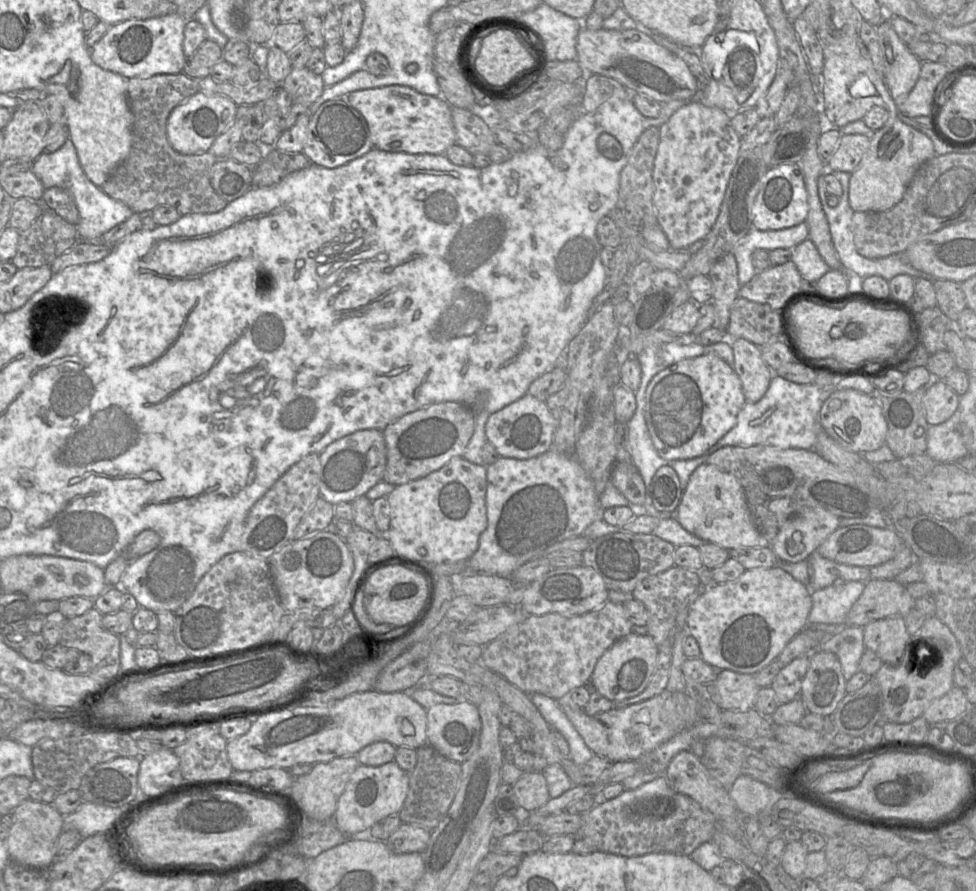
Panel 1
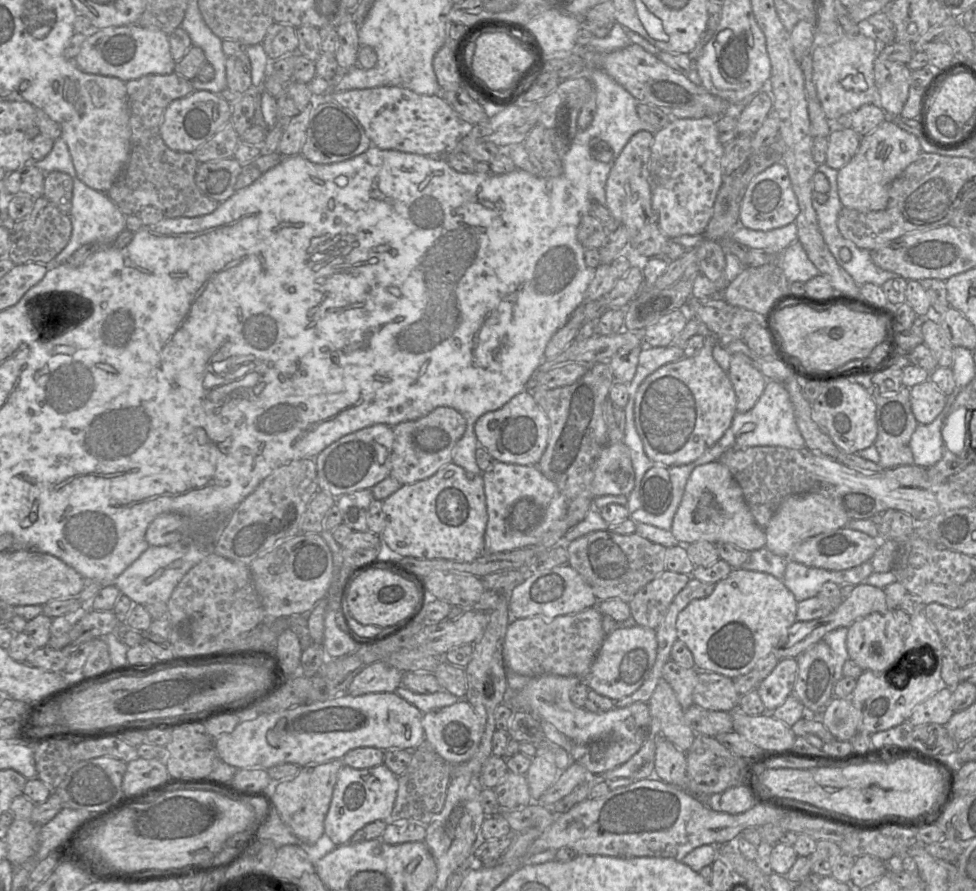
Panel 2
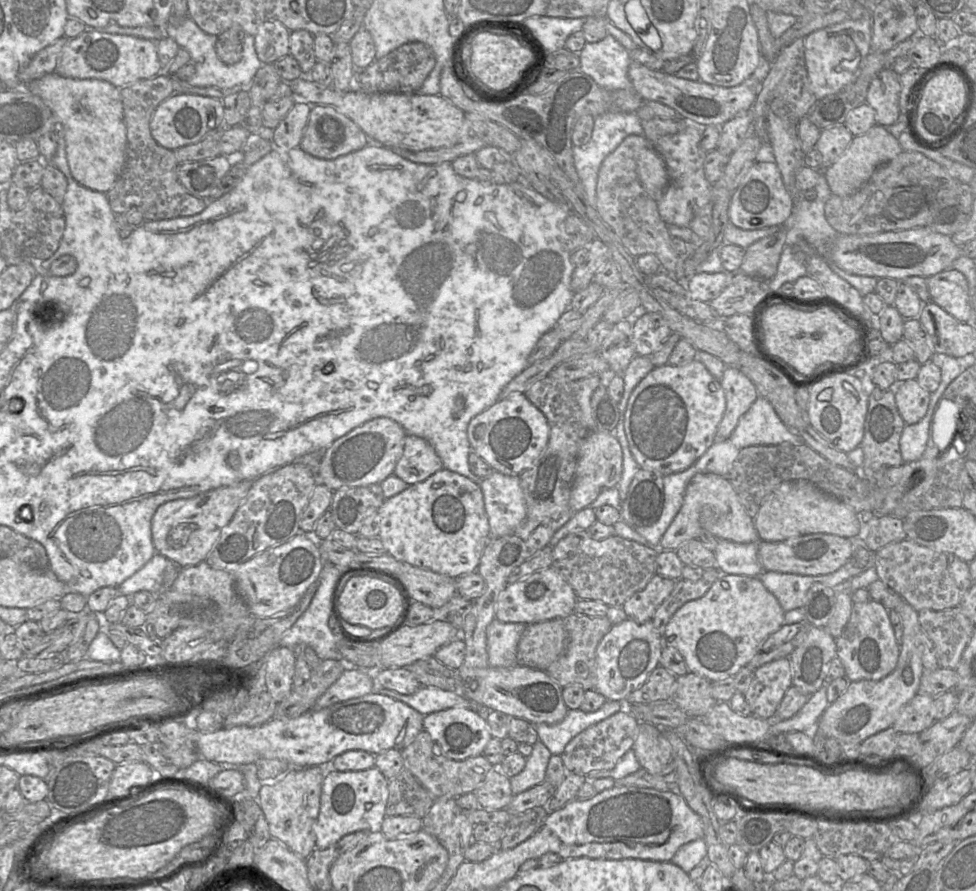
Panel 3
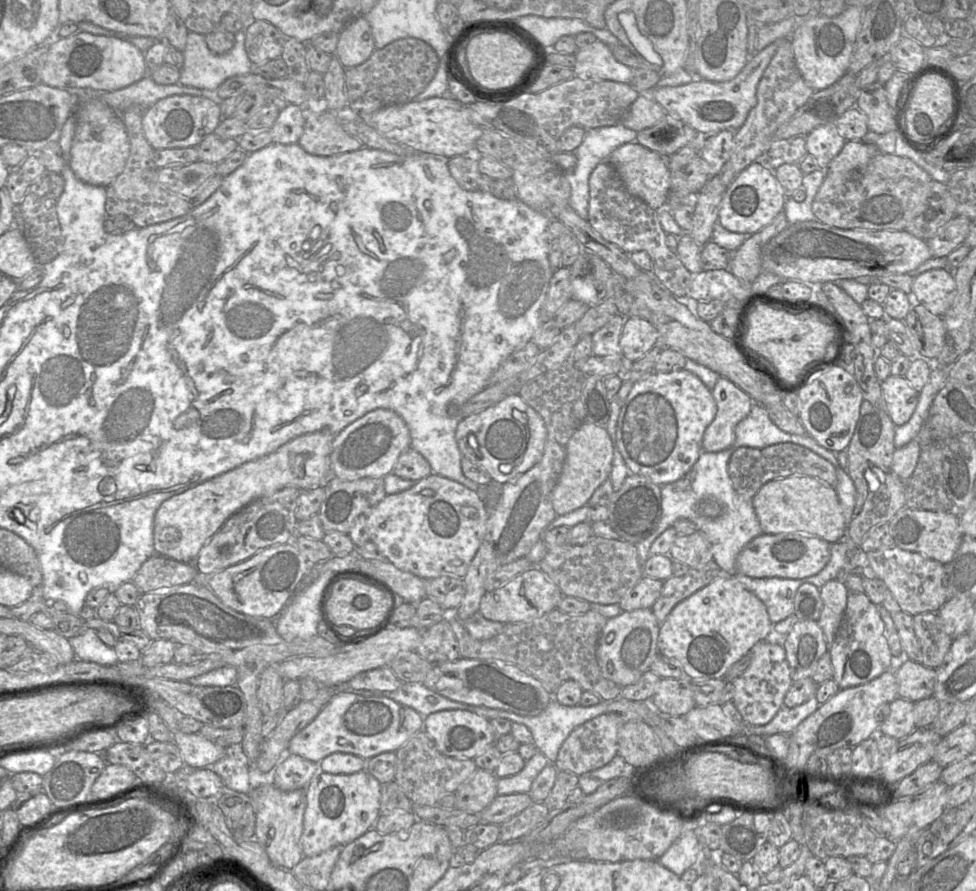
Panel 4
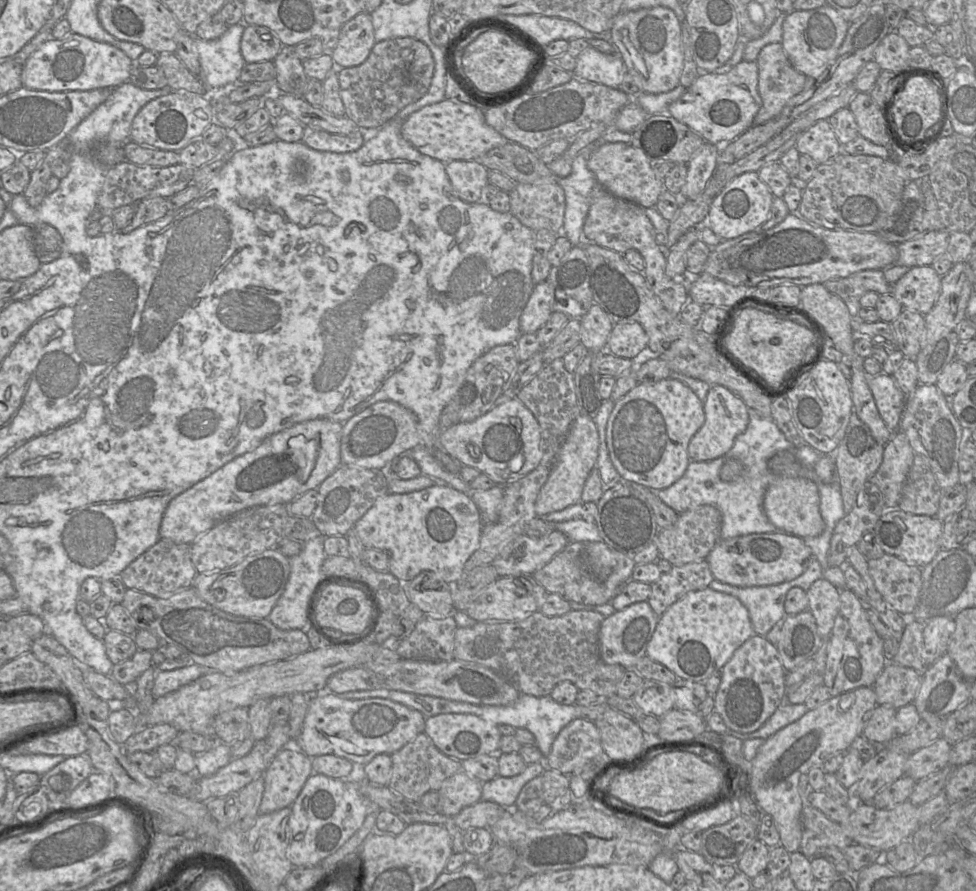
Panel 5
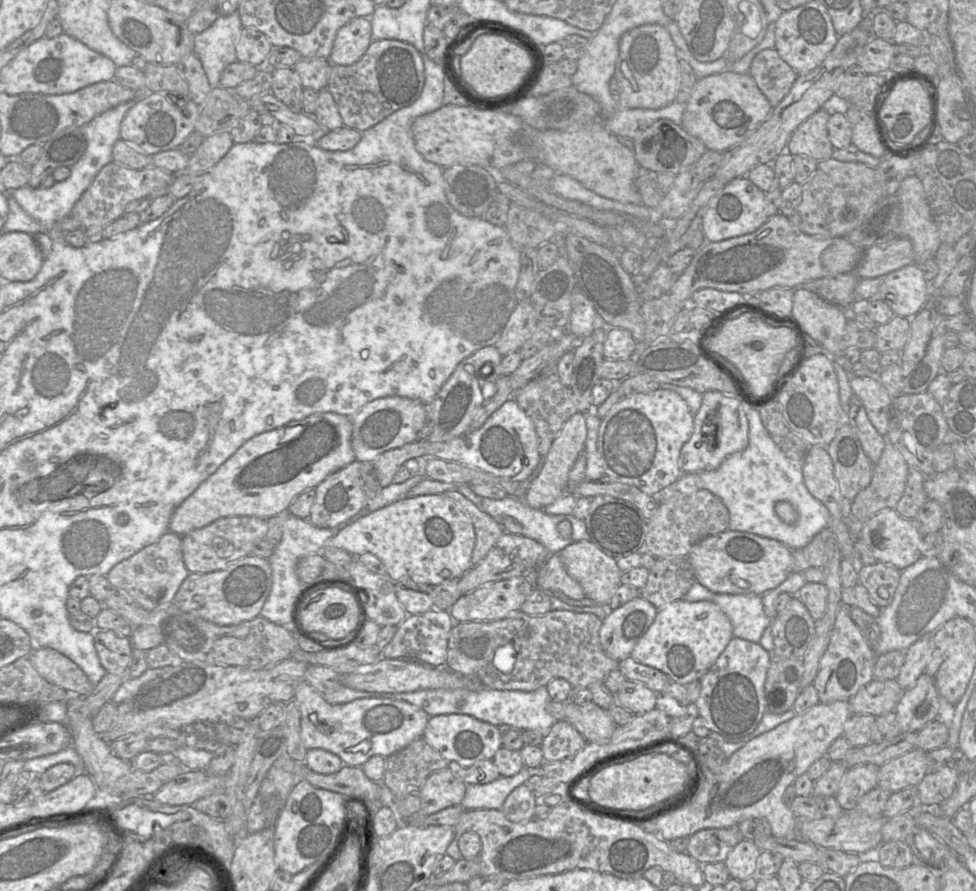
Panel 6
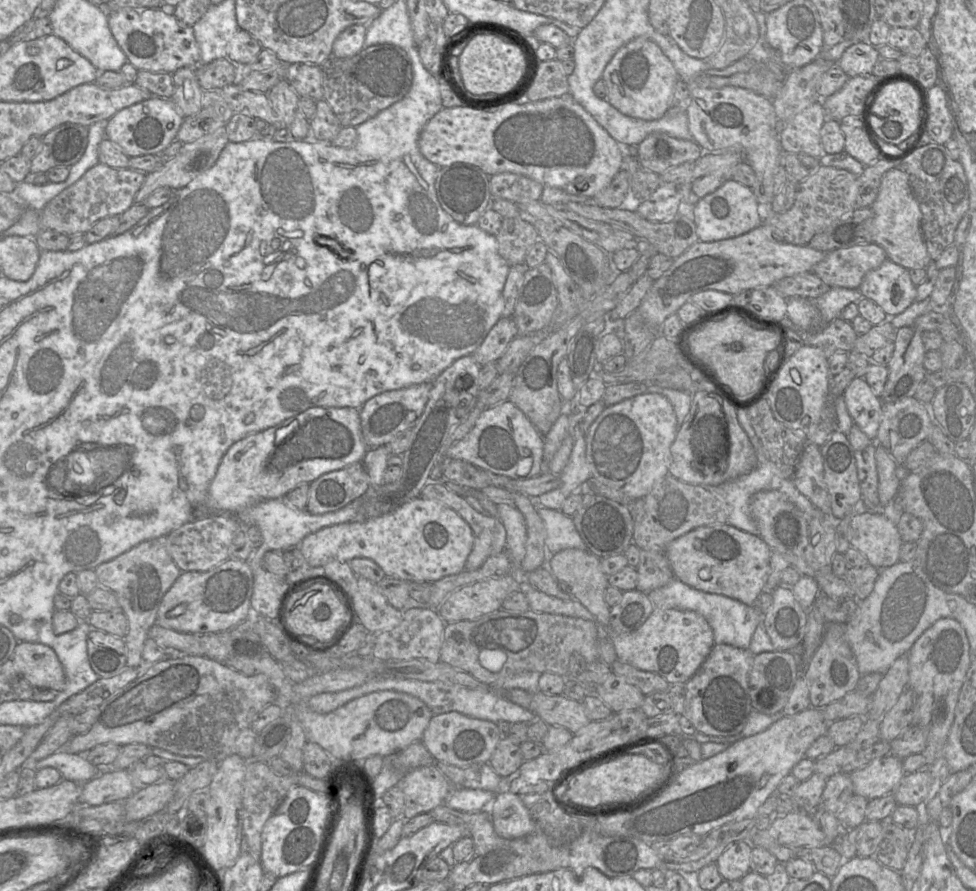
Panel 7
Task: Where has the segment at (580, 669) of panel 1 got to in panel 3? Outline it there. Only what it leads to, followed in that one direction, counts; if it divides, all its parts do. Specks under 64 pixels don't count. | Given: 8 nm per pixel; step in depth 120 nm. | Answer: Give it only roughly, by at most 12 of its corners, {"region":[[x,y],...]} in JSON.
{"region":[[563,618],[527,625],[516,664],[546,671],[567,645]]}

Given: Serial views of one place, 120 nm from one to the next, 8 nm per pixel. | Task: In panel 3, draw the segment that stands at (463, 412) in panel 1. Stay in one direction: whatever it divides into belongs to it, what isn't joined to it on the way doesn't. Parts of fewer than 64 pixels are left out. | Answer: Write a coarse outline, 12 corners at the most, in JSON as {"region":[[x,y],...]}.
{"region":[[407,434],[393,475],[408,485],[442,468],[426,440]]}

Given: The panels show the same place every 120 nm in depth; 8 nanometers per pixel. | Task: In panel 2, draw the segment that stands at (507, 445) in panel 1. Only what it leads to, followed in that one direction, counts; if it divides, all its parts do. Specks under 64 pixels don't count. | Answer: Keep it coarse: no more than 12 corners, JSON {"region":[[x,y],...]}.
{"region":[[528,390],[474,425],[497,462],[535,466],[550,420]]}

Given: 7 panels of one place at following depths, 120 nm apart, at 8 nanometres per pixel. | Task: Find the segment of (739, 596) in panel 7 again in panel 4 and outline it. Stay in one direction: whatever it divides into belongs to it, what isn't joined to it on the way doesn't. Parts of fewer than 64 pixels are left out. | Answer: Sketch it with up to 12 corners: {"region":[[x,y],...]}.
{"region":[[801,533],[761,534],[736,560],[753,578],[819,573],[831,544]]}

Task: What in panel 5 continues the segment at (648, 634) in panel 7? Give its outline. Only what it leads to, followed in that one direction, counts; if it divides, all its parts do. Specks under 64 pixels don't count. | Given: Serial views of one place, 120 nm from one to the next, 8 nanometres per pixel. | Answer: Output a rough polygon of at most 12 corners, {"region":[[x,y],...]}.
{"region":[[706,587],[658,617],[646,656],[704,682],[754,635],[736,597]]}

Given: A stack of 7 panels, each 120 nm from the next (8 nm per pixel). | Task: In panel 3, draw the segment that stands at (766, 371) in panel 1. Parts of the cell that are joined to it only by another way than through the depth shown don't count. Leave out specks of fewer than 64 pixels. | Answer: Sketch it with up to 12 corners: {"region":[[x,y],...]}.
{"region":[[727,366],[720,383],[726,409],[715,442],[730,438],[759,397],[753,382]]}

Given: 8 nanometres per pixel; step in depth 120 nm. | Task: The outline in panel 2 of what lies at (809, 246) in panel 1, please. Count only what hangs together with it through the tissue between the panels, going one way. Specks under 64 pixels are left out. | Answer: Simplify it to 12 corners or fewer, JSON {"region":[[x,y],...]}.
{"region":[[798,240],[778,254],[789,283],[821,275]]}

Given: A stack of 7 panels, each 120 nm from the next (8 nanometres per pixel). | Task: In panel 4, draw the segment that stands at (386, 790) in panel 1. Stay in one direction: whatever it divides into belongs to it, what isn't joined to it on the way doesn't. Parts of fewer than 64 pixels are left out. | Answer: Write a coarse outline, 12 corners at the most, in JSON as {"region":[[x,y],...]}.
{"region":[[321,770],[306,790],[302,851],[347,845],[381,815],[368,771]]}

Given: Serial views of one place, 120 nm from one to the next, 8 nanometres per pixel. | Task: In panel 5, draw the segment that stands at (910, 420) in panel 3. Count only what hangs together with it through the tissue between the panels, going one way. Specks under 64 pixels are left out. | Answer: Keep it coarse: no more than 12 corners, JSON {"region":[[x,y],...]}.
{"region":[[867,374],[881,418],[897,431],[907,396],[892,375]]}

